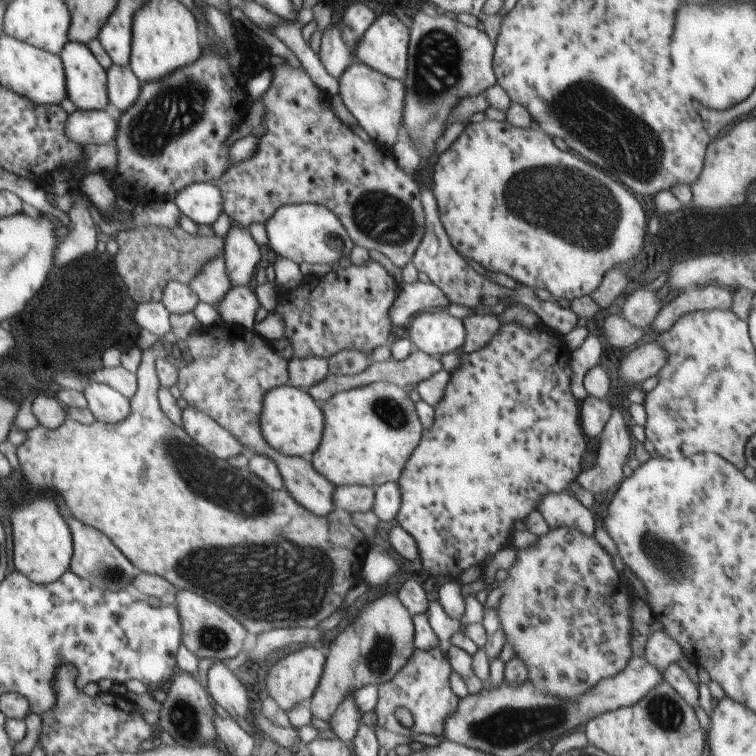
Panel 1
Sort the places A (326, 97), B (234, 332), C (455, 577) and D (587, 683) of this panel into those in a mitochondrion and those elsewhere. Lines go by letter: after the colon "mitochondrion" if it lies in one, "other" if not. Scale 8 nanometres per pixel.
A: other
B: other
C: other
D: other

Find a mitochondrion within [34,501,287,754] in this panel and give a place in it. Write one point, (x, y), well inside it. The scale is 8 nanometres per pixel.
(183, 716)

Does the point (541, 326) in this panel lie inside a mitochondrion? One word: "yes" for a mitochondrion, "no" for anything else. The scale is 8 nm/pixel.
no

